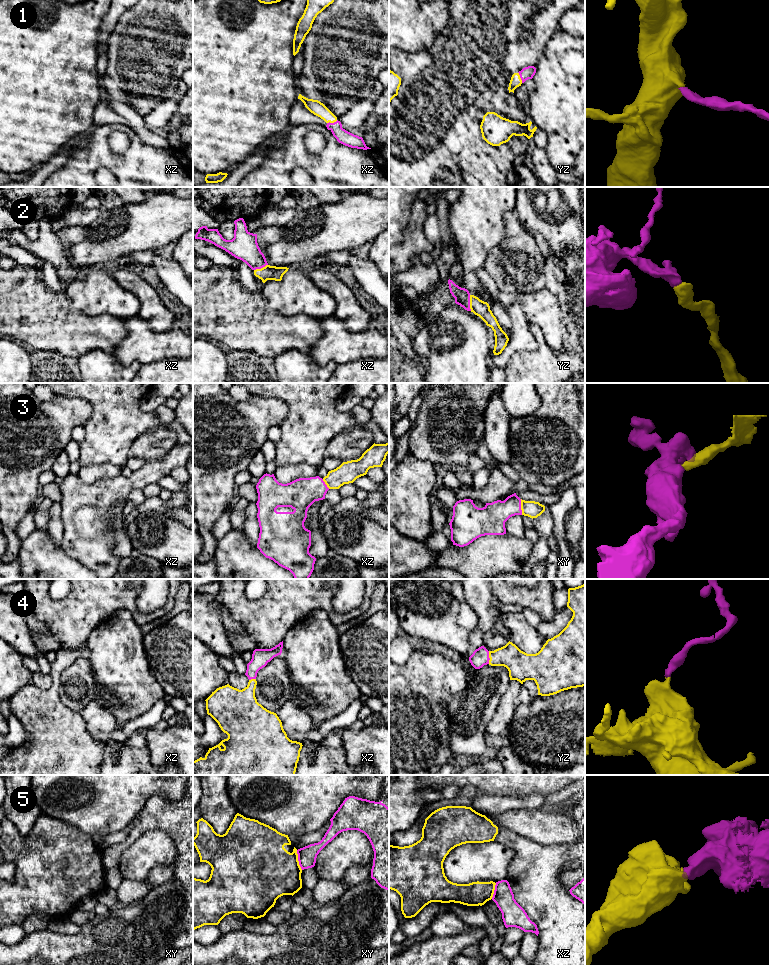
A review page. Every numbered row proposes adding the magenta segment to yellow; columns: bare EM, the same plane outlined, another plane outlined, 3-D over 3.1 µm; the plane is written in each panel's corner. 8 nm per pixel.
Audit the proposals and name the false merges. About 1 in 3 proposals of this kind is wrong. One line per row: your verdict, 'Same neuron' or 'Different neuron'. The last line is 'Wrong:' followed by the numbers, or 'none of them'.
1: Same neuron
2: Same neuron
3: Same neuron
4: Same neuron
5: Different neuron
Wrong: 5

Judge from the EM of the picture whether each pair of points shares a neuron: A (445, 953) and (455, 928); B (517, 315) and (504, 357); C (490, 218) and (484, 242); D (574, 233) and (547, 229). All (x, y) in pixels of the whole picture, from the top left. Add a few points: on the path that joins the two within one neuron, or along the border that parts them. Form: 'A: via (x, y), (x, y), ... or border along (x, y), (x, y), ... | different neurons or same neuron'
A: border along (470, 927), (454, 935), (434, 936) | different neurons
B: via (518, 325), (518, 340), (512, 347) | same neuron
C: via (487, 224), (484, 227), (484, 236) | same neuron
D: via (567, 233), (561, 229), (554, 229) | same neuron

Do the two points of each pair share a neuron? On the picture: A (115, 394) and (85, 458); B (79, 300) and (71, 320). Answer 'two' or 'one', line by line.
A: one
B: two

